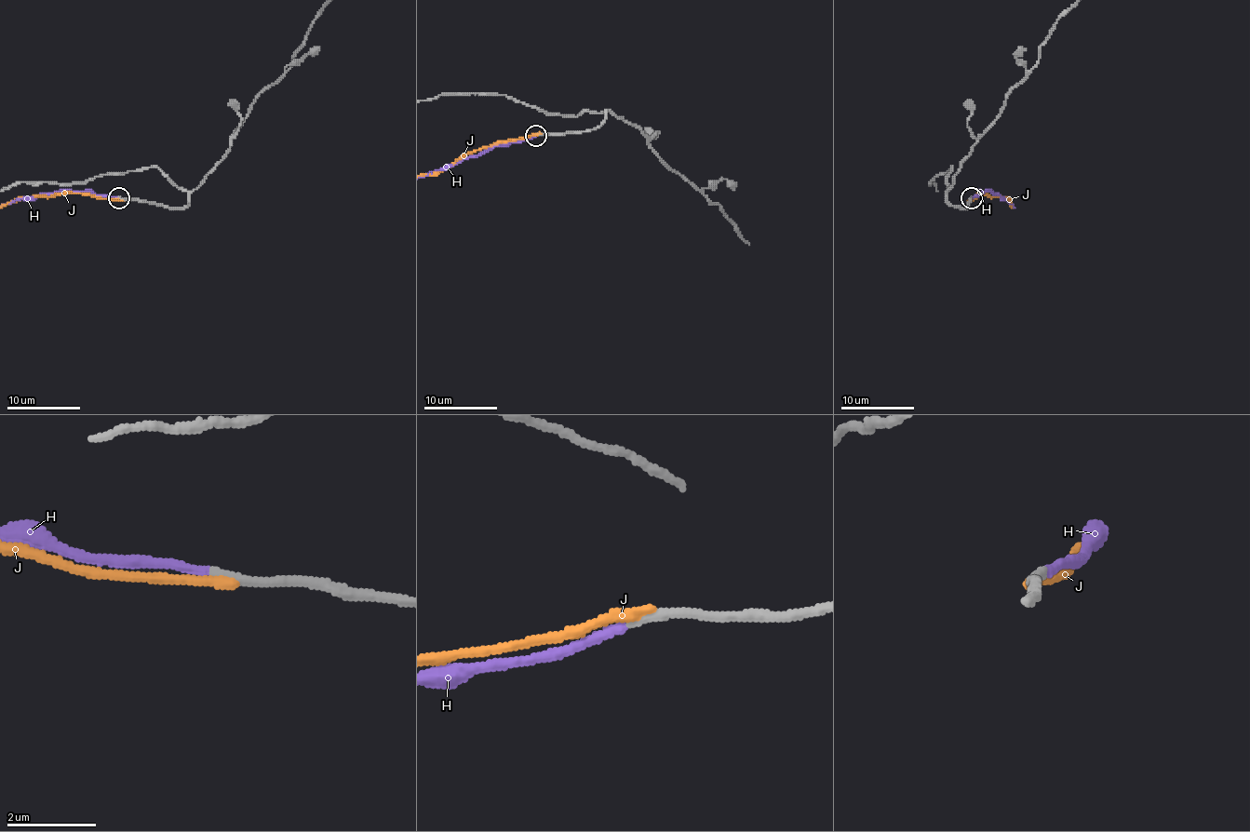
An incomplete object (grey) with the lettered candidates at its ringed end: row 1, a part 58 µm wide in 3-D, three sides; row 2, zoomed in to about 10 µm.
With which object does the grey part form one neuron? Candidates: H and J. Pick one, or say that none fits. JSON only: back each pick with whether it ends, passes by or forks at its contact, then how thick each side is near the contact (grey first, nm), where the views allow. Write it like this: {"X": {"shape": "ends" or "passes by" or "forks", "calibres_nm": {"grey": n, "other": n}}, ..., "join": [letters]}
{"H": {"shape": "ends", "calibres_nm": {"grey": 240, "other": 190}}, "join": ["H"]}

